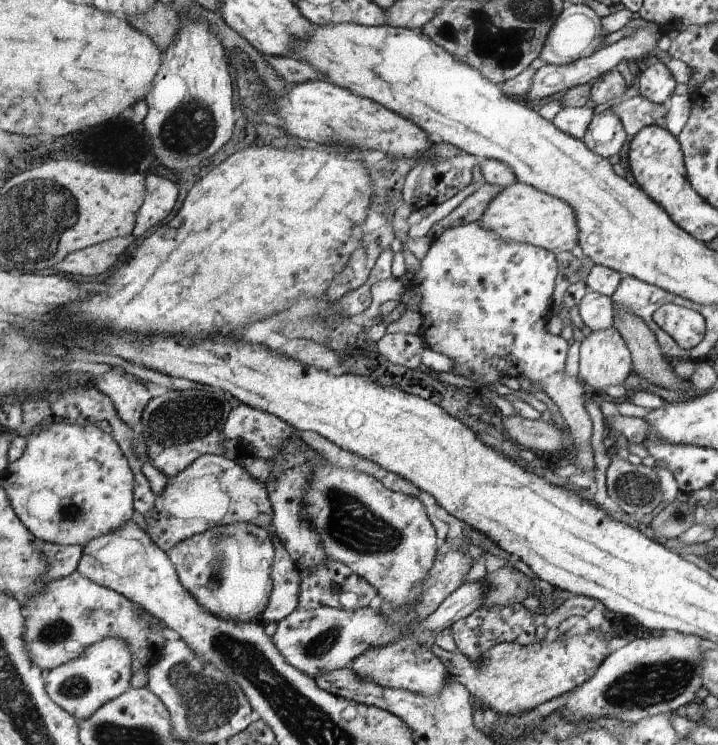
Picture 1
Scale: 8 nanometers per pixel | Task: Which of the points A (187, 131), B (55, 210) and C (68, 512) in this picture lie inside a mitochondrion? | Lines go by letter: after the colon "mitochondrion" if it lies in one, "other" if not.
A: mitochondrion
B: mitochondrion
C: mitochondrion

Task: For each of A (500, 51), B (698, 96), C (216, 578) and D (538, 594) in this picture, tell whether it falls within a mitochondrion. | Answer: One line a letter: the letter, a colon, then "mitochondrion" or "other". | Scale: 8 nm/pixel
A: mitochondrion
B: other
C: mitochondrion
D: other

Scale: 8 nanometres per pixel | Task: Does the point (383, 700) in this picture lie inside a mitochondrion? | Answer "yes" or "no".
no

